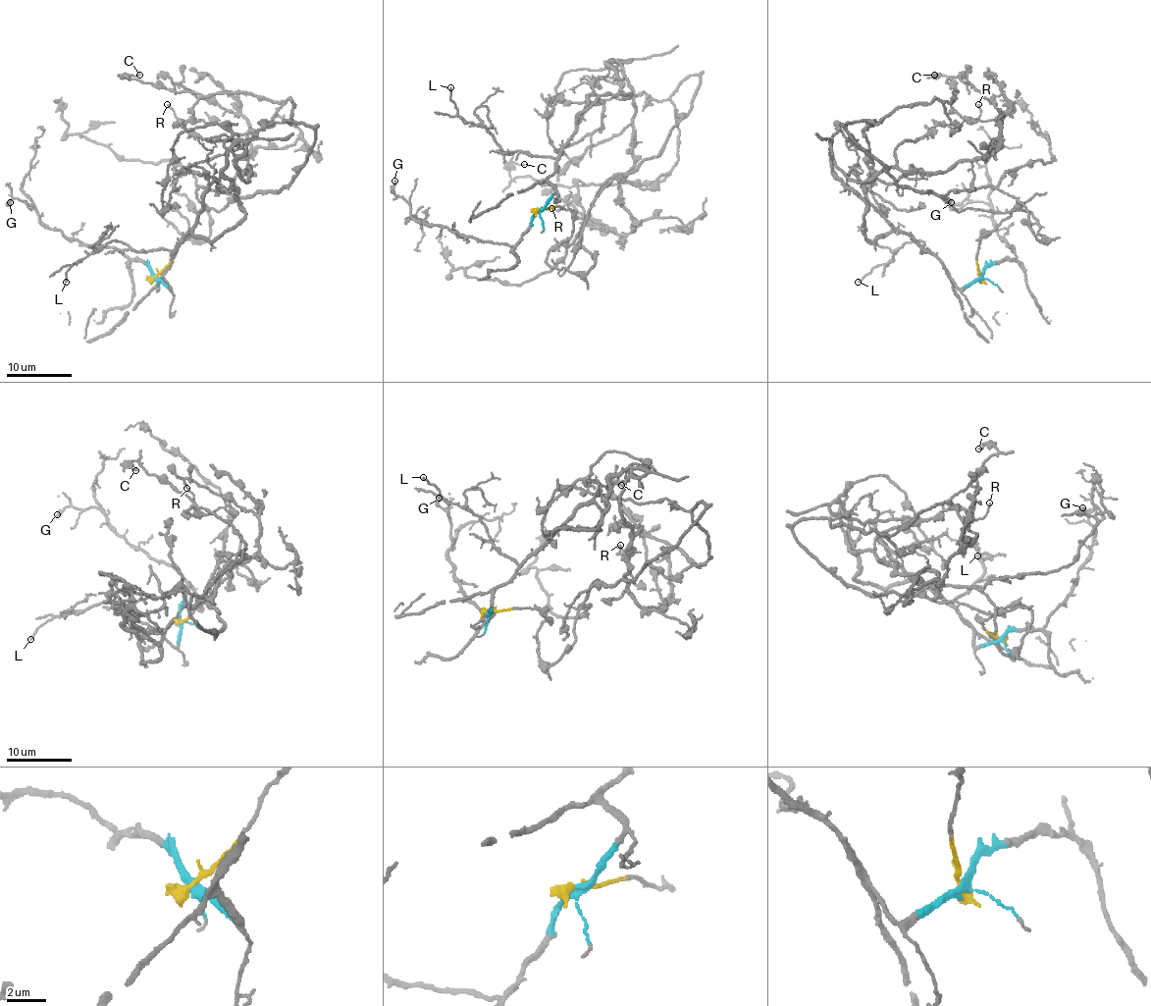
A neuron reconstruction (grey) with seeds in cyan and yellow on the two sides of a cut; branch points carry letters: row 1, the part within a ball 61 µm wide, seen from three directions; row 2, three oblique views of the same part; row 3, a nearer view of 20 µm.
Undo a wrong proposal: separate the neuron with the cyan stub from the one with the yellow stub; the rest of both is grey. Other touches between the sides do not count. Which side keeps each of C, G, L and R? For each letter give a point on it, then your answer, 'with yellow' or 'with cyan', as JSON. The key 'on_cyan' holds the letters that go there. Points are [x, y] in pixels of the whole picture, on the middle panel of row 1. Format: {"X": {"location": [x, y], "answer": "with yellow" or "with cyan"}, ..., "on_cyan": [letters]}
{"C": {"location": [524, 164], "answer": "with yellow"}, "G": {"location": [394, 181], "answer": "with cyan"}, "L": {"location": [450, 87], "answer": "with cyan"}, "R": {"location": [551, 208], "answer": "with yellow"}, "on_cyan": ["G", "L"]}

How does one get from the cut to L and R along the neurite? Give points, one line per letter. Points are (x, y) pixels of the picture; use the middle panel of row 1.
L: (539, 210), (554, 188), (549, 181), (554, 171), (553, 158), (506, 153), (484, 127), (457, 114), (450, 88)
R: (539, 210), (588, 272), (596, 193), (700, 77), (662, 181), (551, 208)

